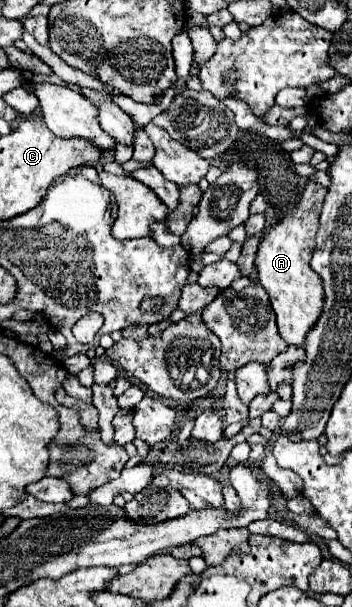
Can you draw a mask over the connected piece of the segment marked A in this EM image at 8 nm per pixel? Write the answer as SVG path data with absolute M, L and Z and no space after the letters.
M308 181L296 207L290 209L274 227L270 227L270 231L262 233L254 259L258 283L266 289L270 297L280 335L288 345L304 345L304 337L316 323L324 303L322 281L308 265L314 247L314 235L318 231L318 217L324 203L324 195L326 187Z

